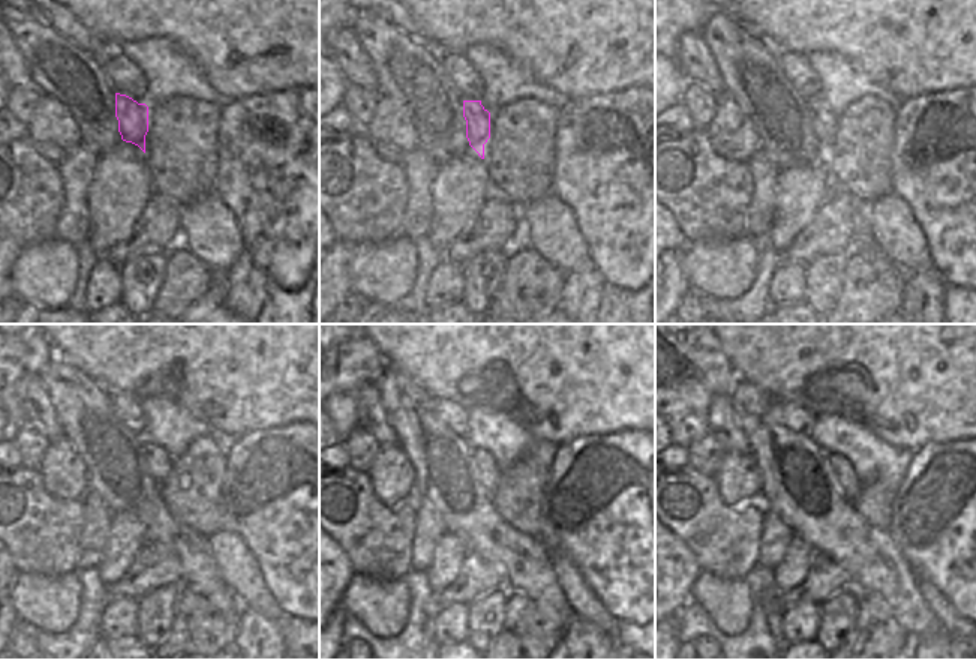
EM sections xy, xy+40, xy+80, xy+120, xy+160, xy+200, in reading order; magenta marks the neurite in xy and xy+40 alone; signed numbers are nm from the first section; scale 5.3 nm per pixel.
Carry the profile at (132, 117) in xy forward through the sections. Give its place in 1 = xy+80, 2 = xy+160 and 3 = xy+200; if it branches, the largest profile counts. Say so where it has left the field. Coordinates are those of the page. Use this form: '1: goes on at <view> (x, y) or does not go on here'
1: goes on at xy+80 (825, 122)
2: goes on at xy+160 (490, 471)
3: goes on at xy+200 (849, 485)

